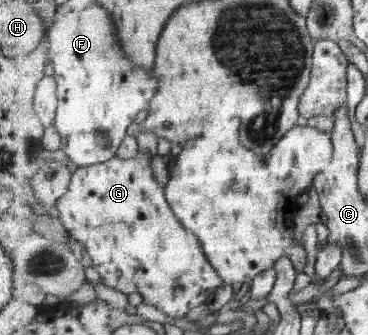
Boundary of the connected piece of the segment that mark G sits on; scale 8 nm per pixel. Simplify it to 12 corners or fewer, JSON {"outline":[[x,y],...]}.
{"outline":[[151,153],[74,171],[54,213],[108,287],[172,318],[224,279]]}

